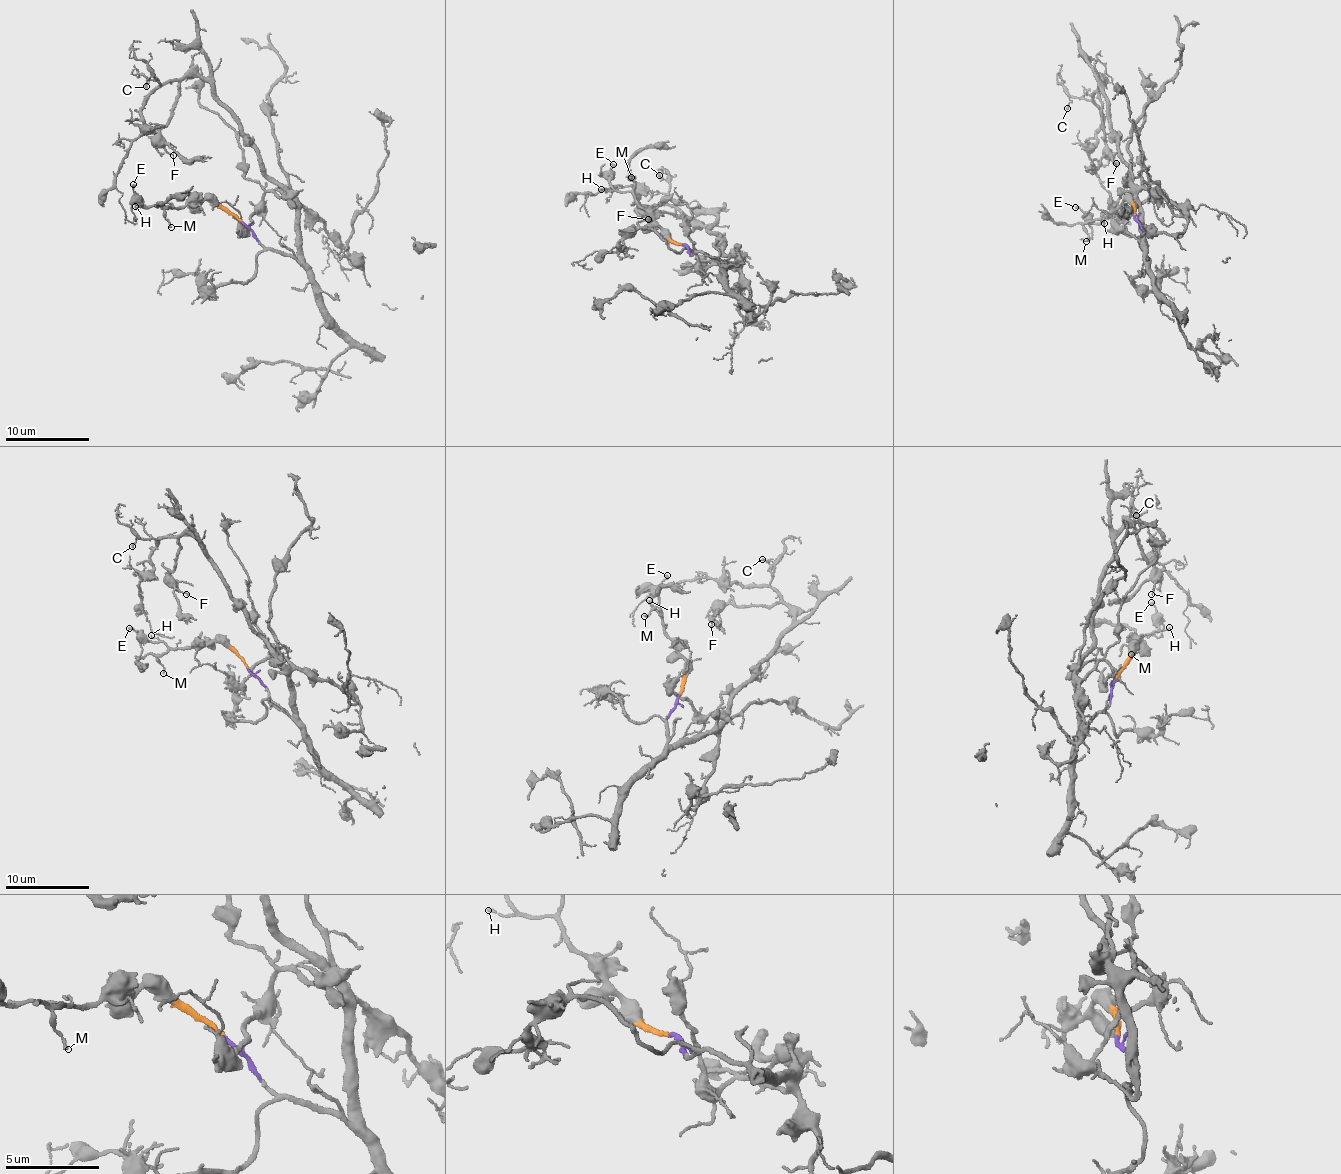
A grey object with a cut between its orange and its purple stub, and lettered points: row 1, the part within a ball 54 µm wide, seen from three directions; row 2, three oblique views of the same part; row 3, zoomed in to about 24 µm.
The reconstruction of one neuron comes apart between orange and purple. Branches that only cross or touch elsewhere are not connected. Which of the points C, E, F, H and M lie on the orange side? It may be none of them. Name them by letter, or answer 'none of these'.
E, H, M

